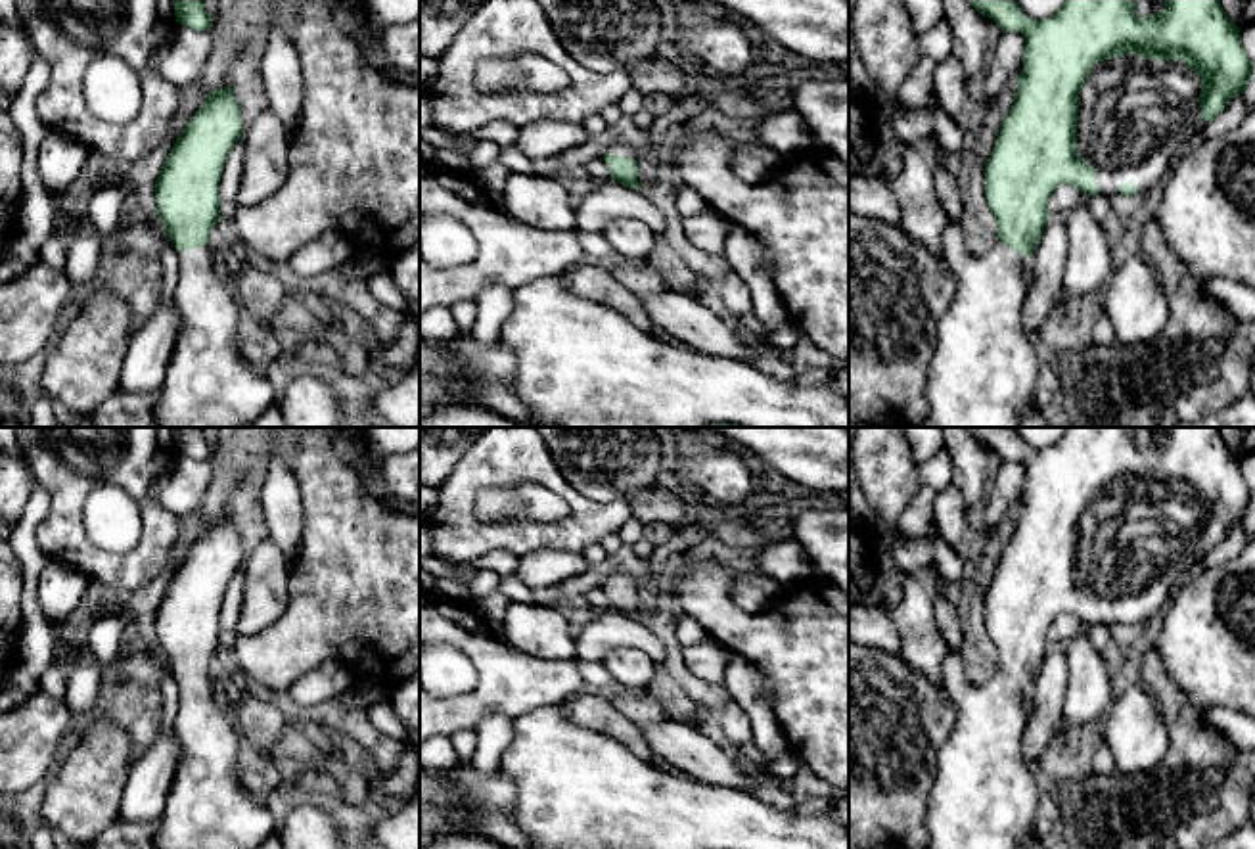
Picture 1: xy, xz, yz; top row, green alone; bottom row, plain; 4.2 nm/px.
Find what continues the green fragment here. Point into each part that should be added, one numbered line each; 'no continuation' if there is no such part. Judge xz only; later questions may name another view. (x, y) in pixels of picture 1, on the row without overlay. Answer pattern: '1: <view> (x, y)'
1: xz (623, 579)

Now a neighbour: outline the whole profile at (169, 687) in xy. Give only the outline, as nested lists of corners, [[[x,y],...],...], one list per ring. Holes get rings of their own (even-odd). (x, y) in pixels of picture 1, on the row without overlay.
[[[157,646],[159,657],[163,661],[163,682],[161,682],[161,694],[163,694],[163,709],[161,709],[161,726],[159,732],[169,732],[174,728],[174,719],[178,713],[178,678],[174,677],[172,669],[167,665],[163,650]]]

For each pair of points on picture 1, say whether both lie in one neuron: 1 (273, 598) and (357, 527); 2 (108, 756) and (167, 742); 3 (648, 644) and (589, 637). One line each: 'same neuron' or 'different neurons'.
1: different neurons
2: different neurons
3: same neuron

